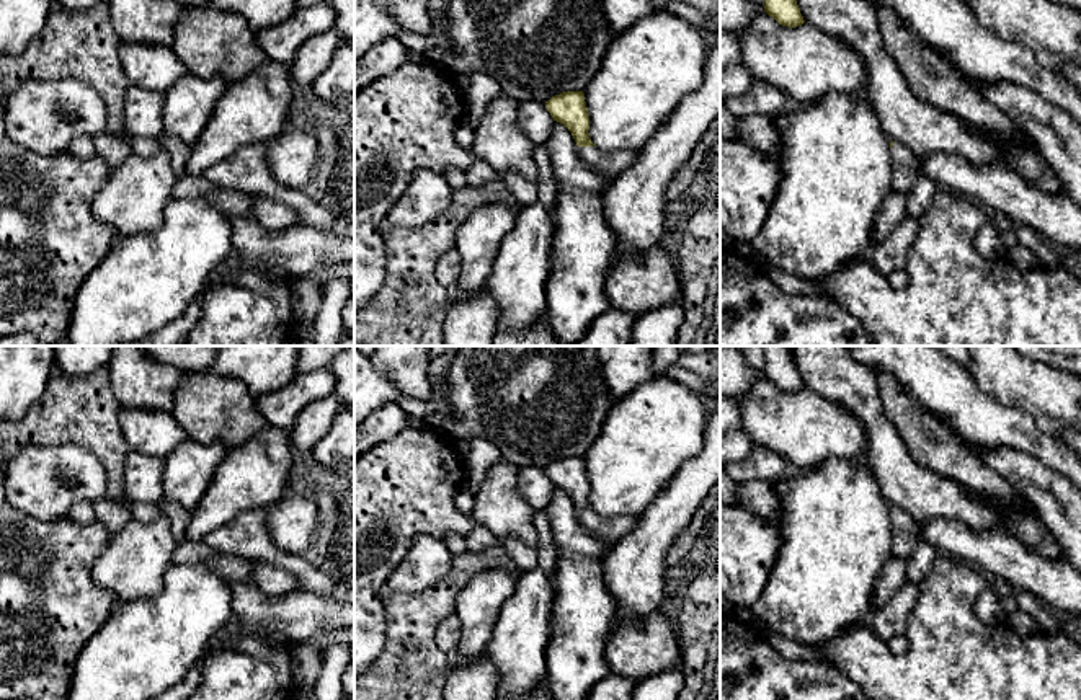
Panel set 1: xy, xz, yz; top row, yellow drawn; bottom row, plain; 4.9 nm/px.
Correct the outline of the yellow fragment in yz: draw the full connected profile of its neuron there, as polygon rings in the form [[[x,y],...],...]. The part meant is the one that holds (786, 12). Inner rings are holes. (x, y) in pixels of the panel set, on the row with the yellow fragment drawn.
[[[764,0],[764,11],[782,26],[795,28],[805,23],[797,0]]]

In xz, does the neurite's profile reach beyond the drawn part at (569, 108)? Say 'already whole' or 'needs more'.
needs more

